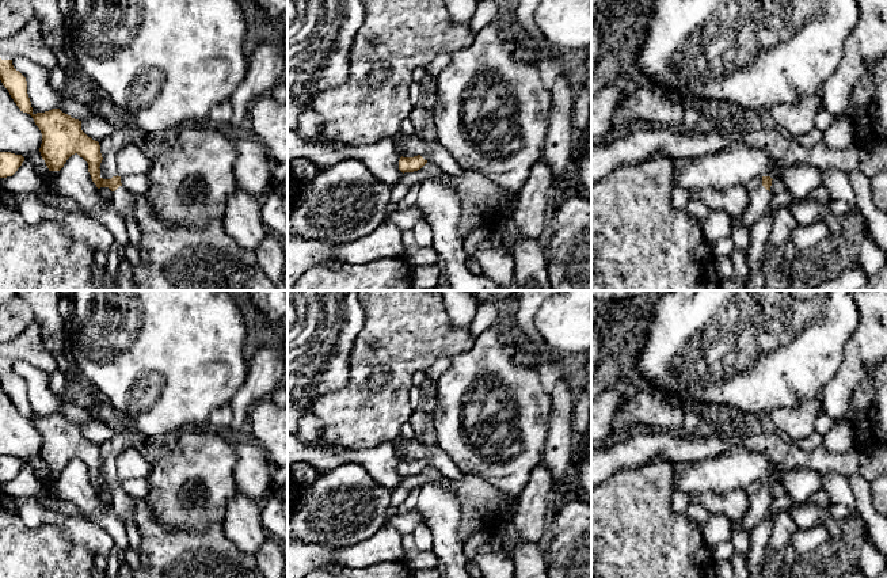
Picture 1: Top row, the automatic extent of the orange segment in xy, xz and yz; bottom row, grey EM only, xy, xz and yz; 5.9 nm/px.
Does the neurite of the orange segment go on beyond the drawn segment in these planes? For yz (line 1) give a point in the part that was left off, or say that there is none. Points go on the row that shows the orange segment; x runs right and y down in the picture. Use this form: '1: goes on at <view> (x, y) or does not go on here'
1: goes on at yz (758, 201)

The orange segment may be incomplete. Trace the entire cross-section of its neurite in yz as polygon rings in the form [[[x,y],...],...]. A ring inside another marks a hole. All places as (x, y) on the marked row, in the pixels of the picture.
[[[762,176],[762,185],[749,195],[746,210],[742,214],[732,216],[732,227],[743,225],[749,231],[750,227],[765,214],[773,198],[770,193],[772,180],[770,176]]]

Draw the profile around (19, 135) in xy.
[[[0,80],[0,152],[22,155],[35,174],[50,182],[58,171],[50,171],[41,156],[42,133],[33,117],[23,113]]]

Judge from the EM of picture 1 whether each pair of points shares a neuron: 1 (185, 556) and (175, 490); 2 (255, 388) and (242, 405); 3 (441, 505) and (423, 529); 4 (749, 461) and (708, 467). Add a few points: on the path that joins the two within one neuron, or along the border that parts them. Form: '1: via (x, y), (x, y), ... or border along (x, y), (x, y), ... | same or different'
1: border along (152, 516), (178, 529), (204, 532), (212, 525) | different
2: via (251, 392), (243, 400) | same
3: border along (425, 524), (431, 533), (433, 548) | different
4: via (739, 467), (718, 467) | same

